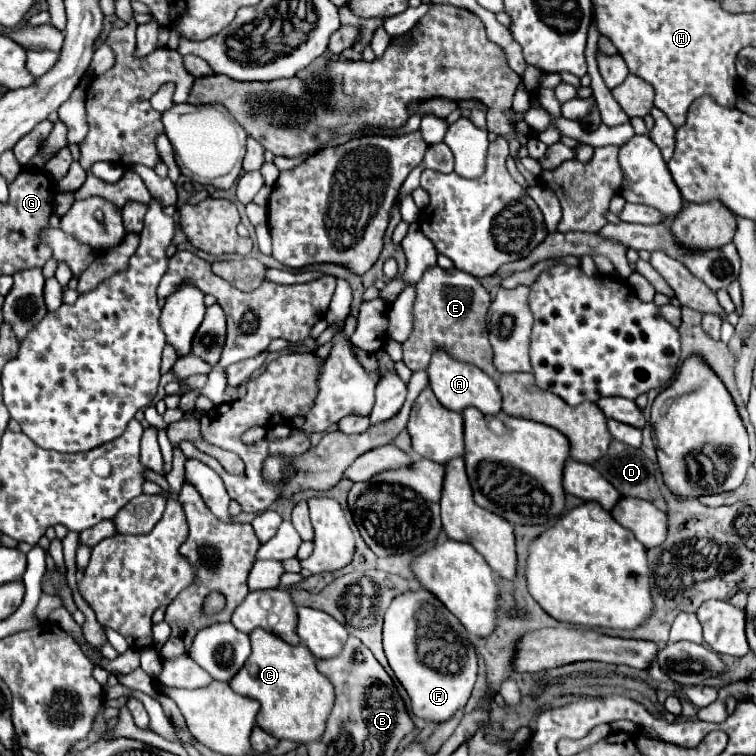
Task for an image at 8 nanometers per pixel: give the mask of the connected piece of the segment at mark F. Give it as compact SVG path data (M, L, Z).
M417 590L417 592L405 592L401 596L397 596L387 614L385 614L385 624L383 624L383 648L385 648L385 656L389 660L389 666L393 668L397 680L401 682L401 686L407 690L409 698L411 698L411 714L417 718L423 718L427 722L447 722L455 716L457 710L465 708L475 678L477 678L477 670L473 660L467 660L457 674L441 674L435 672L431 668L427 668L419 654L417 654L417 610L423 606L425 598L429 596L429 592Z

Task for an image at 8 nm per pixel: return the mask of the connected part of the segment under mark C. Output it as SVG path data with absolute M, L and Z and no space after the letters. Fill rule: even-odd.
M255 628L249 638L253 652L247 658L247 664L231 678L231 688L261 704L257 726L277 740L285 738L299 744L315 742L323 734L331 704L335 700L331 682L315 668L315 656L307 646L291 646L263 628Z

